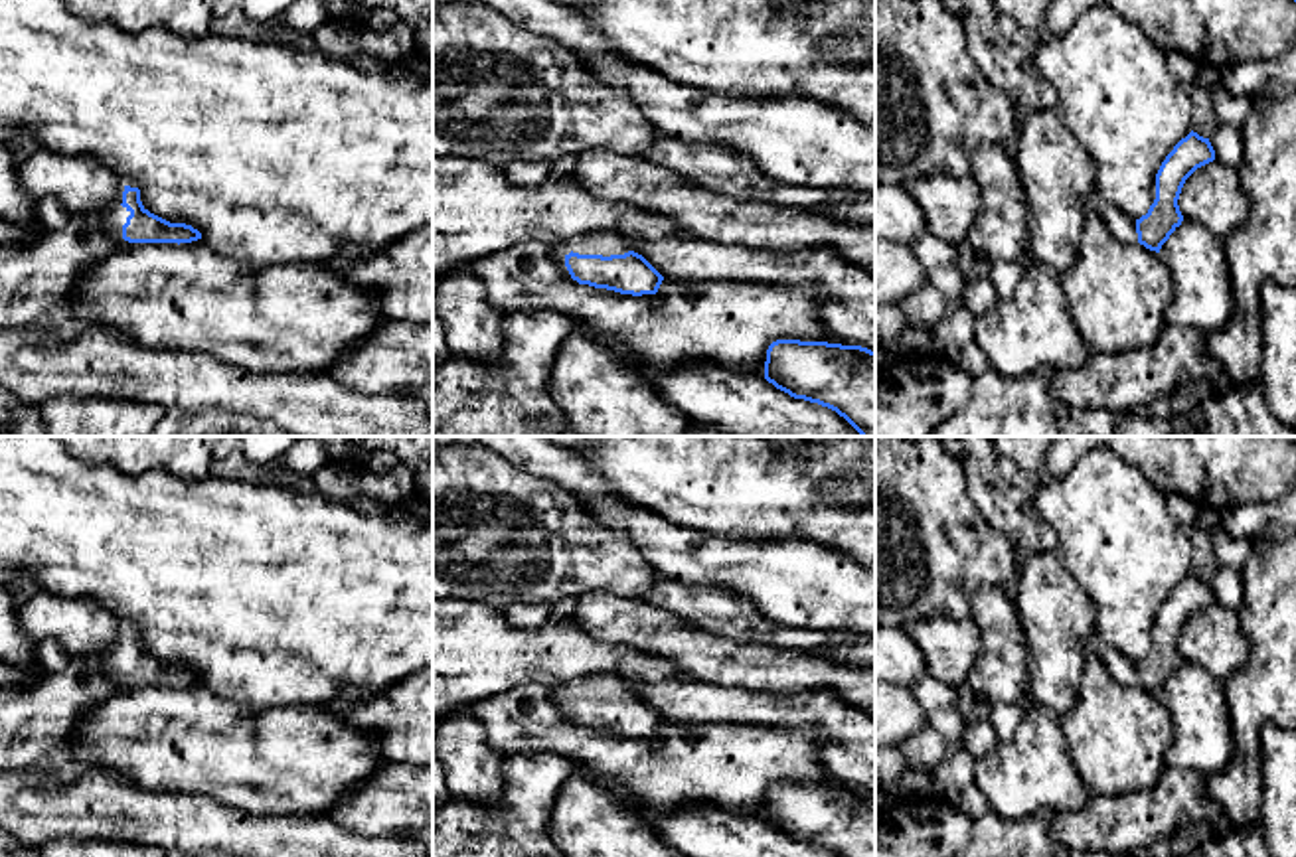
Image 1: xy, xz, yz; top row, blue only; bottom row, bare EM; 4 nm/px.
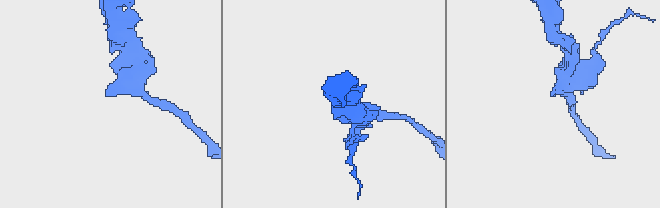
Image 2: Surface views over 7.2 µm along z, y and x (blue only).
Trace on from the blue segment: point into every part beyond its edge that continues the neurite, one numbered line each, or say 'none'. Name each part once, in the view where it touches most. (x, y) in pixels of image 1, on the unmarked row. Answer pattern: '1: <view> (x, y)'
1: xz (603, 686)

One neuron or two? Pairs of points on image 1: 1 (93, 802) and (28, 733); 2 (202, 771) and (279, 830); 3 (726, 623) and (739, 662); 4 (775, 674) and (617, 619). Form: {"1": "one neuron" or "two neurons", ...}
{"1": "two neurons", "2": "two neurons", "3": "two neurons", "4": "one neuron"}

